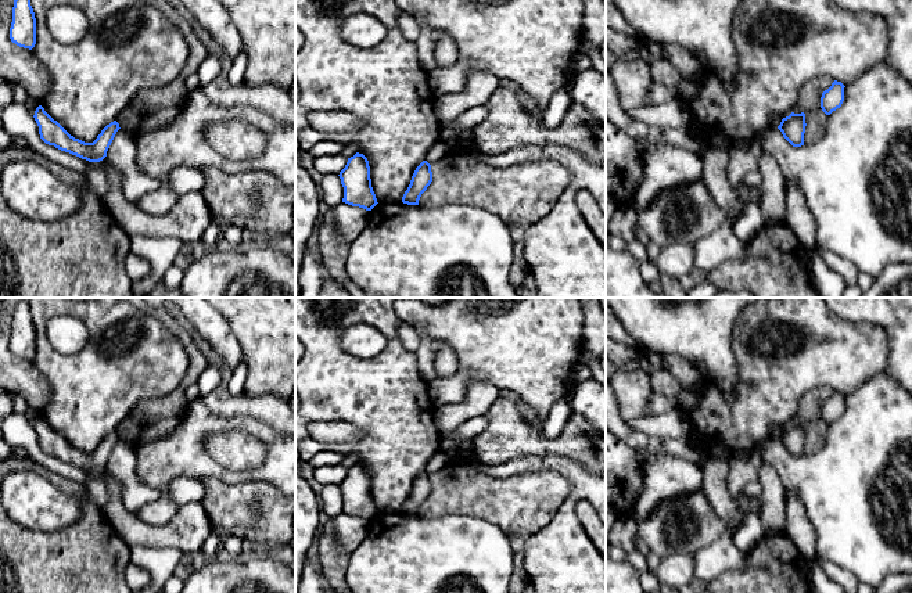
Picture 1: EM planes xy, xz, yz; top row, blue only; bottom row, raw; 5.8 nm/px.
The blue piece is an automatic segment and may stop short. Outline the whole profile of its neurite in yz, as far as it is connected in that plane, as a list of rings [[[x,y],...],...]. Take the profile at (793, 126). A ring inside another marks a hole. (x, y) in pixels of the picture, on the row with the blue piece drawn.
[[[791,112],[789,116],[782,119],[778,129],[793,147],[801,147],[804,145],[805,126],[805,114]]]

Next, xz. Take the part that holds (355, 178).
[[[356,152],[348,158],[345,168],[340,172],[344,187],[342,202],[371,211],[378,202],[371,187],[369,161]]]

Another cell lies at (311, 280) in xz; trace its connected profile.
[[[306,249],[302,258],[302,269],[299,274],[301,296],[299,298],[317,298],[322,290],[320,263]]]

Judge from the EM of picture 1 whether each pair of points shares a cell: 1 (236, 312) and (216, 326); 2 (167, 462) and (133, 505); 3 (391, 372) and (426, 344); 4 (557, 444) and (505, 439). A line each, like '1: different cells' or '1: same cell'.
1: different cells
2: different cells
3: different cells
4: same cell

